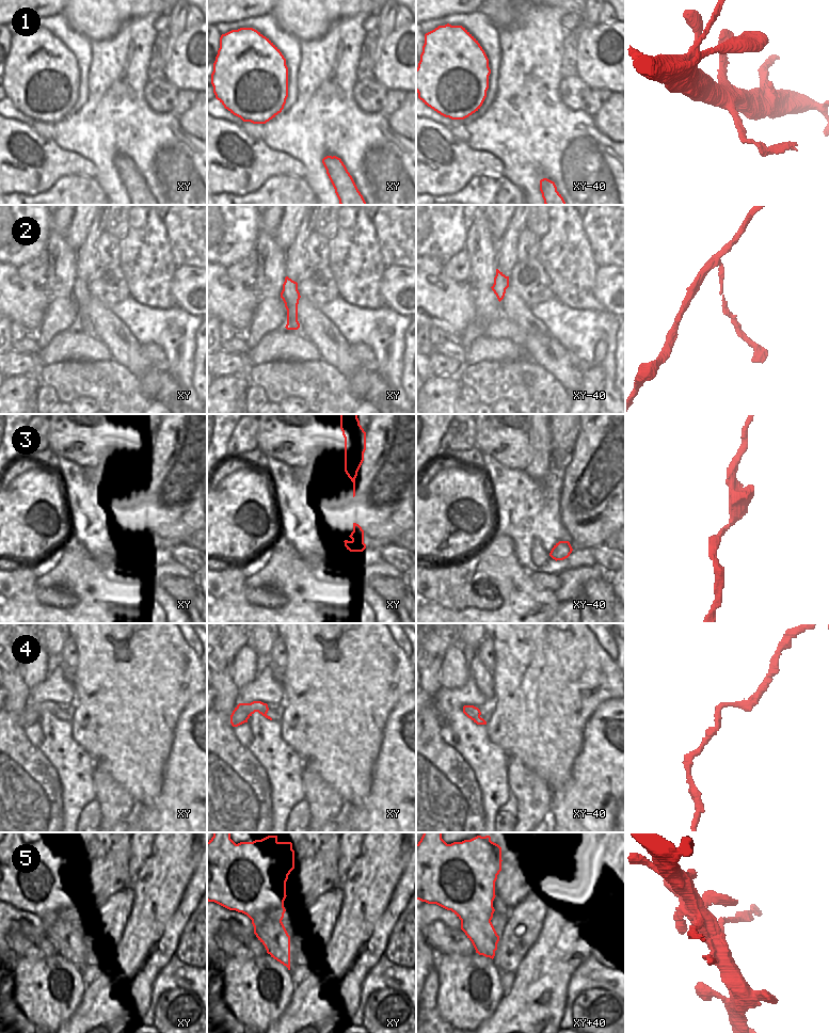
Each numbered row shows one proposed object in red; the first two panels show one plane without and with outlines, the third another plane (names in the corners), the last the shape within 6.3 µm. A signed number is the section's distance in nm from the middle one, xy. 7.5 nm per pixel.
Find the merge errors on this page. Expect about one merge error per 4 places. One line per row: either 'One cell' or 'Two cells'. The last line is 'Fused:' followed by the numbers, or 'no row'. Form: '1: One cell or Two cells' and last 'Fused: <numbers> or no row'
1: Two cells
2: One cell
3: One cell
4: One cell
5: Two cells
Fused: 1, 5

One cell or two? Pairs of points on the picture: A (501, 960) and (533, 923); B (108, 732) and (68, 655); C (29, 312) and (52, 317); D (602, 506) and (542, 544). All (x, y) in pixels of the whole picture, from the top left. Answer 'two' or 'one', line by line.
A: one
B: two
C: two
D: two

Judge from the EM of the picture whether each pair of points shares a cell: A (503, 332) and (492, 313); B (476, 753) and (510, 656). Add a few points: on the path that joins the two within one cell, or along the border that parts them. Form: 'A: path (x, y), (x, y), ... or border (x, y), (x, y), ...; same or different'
A: border (501, 314), (483, 333); different
B: border (485, 725), (487, 735), (499, 746); different

